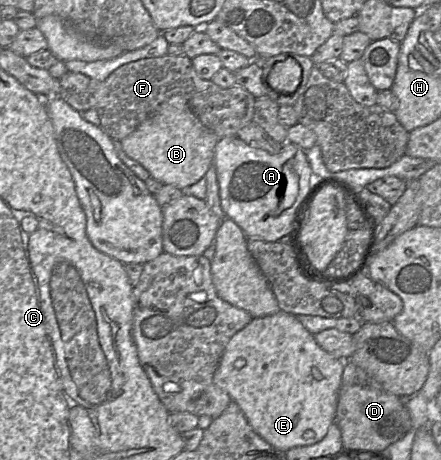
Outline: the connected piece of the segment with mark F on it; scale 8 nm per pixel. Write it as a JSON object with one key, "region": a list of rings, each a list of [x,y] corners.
{"region":[[[185,54],[135,60],[118,67],[103,81],[71,71],[58,80],[57,96],[79,112],[96,109],[100,117],[99,126],[116,141],[134,132],[163,102],[177,94],[187,99],[200,122],[219,138],[237,136],[239,130],[253,122],[256,98],[238,84],[222,88],[211,79],[201,78],[192,65],[192,59]]]}

